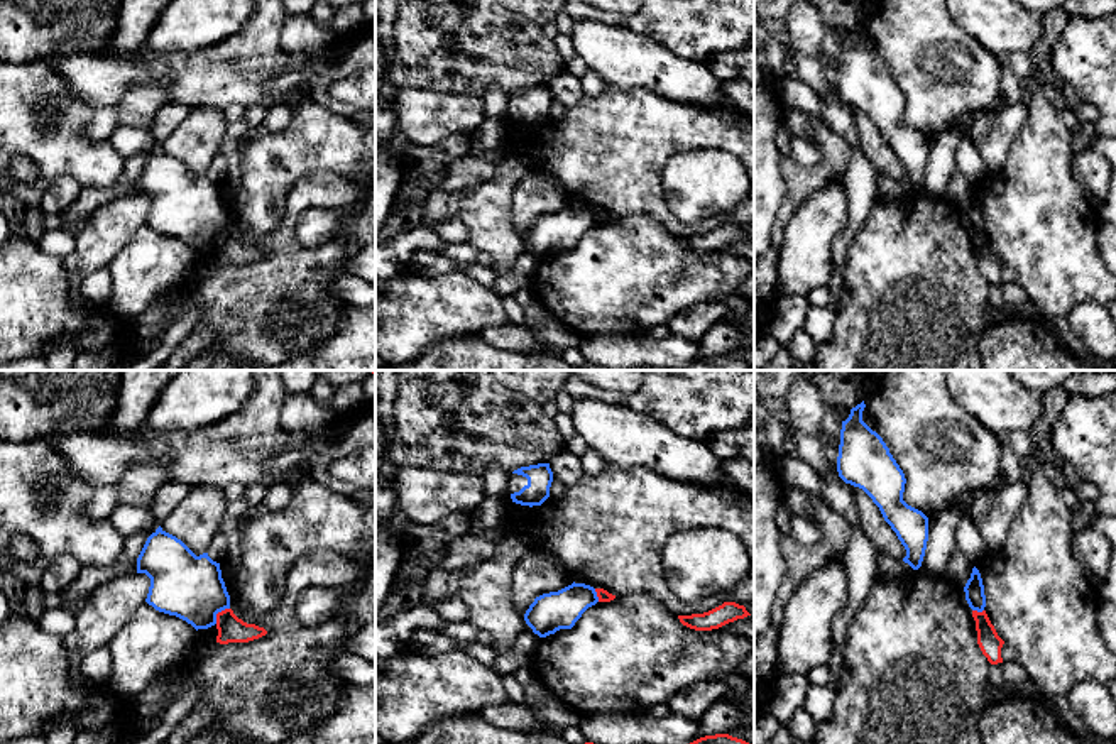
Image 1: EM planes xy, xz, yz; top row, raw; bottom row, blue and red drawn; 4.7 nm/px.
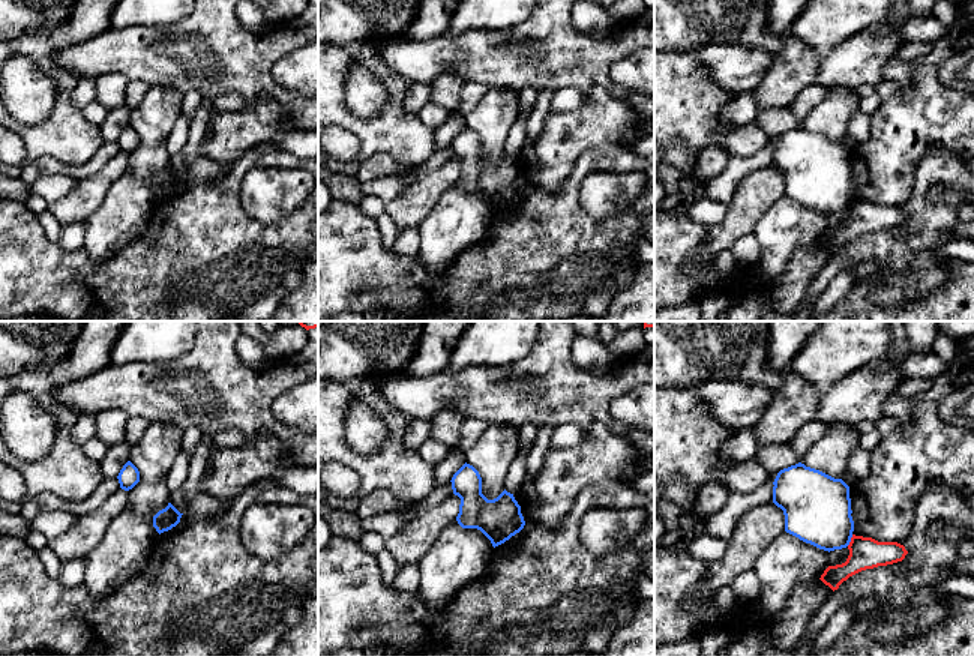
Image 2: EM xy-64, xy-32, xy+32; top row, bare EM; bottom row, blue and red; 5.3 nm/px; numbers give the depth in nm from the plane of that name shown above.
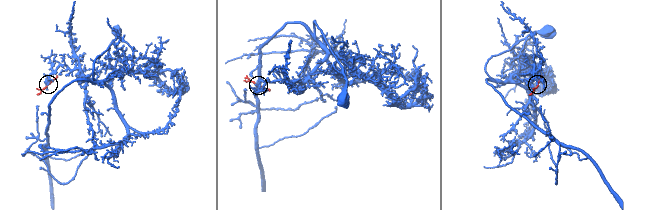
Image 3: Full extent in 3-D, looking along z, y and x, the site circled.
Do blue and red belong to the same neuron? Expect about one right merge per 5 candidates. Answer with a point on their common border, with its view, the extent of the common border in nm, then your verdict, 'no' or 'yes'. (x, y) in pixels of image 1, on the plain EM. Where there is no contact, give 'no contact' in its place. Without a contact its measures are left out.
xy (218, 232) | 100 nm | no

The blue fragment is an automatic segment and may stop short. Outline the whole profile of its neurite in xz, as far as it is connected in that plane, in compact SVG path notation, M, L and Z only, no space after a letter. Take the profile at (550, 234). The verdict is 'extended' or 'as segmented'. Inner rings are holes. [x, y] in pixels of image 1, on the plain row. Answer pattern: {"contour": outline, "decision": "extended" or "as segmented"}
{"contour": "M573 203L558 213L536 218L526 232L524 242L534 255L546 259L560 250L572 250L582 235L597 223L594 208Z", "decision": "as segmented"}

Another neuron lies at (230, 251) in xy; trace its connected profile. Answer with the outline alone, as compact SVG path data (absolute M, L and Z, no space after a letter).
M232 230L216 235L216 250L216 264L220 265L249 264L267 255L264 249L238 240Z

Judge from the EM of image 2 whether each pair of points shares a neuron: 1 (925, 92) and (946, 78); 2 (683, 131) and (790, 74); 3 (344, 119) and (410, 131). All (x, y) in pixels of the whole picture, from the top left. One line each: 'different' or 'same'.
1: different
2: different
3: same

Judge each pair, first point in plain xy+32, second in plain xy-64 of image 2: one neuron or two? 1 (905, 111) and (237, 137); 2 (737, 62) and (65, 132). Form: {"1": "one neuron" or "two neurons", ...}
{"1": "one neuron", "2": "two neurons"}

